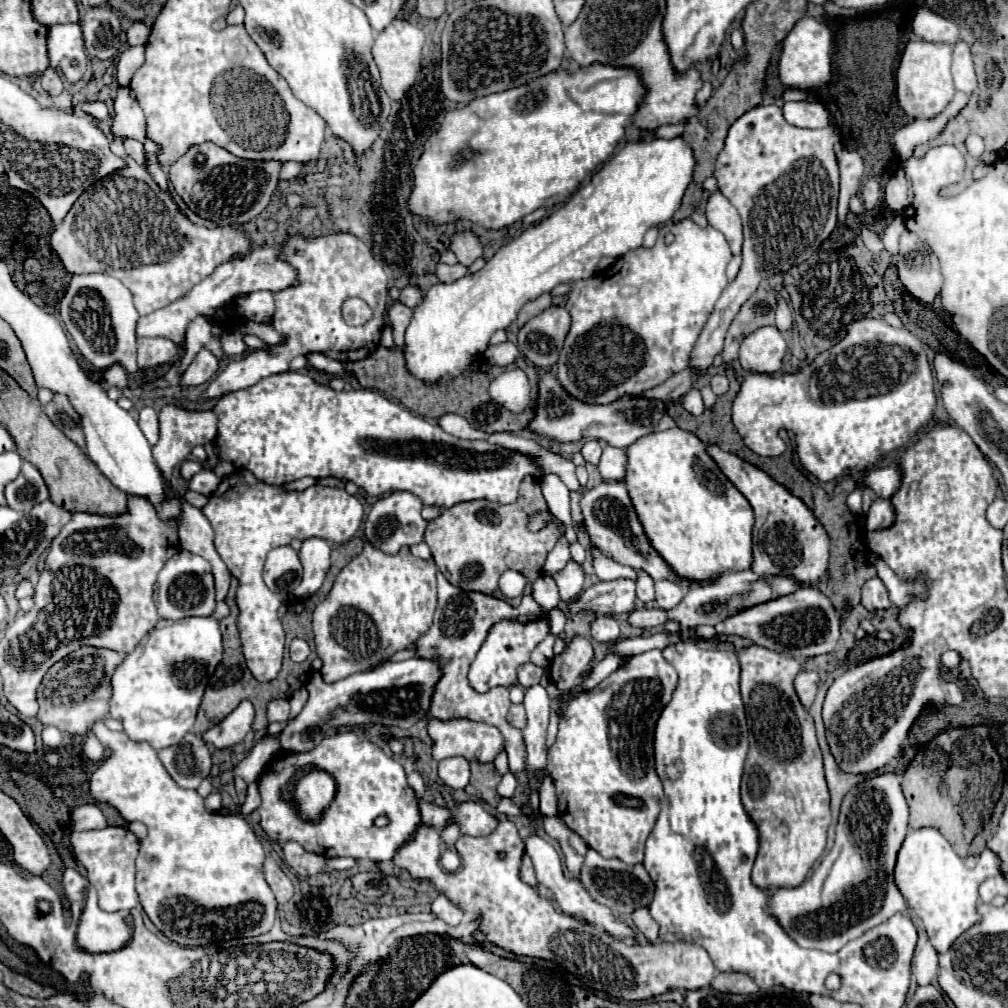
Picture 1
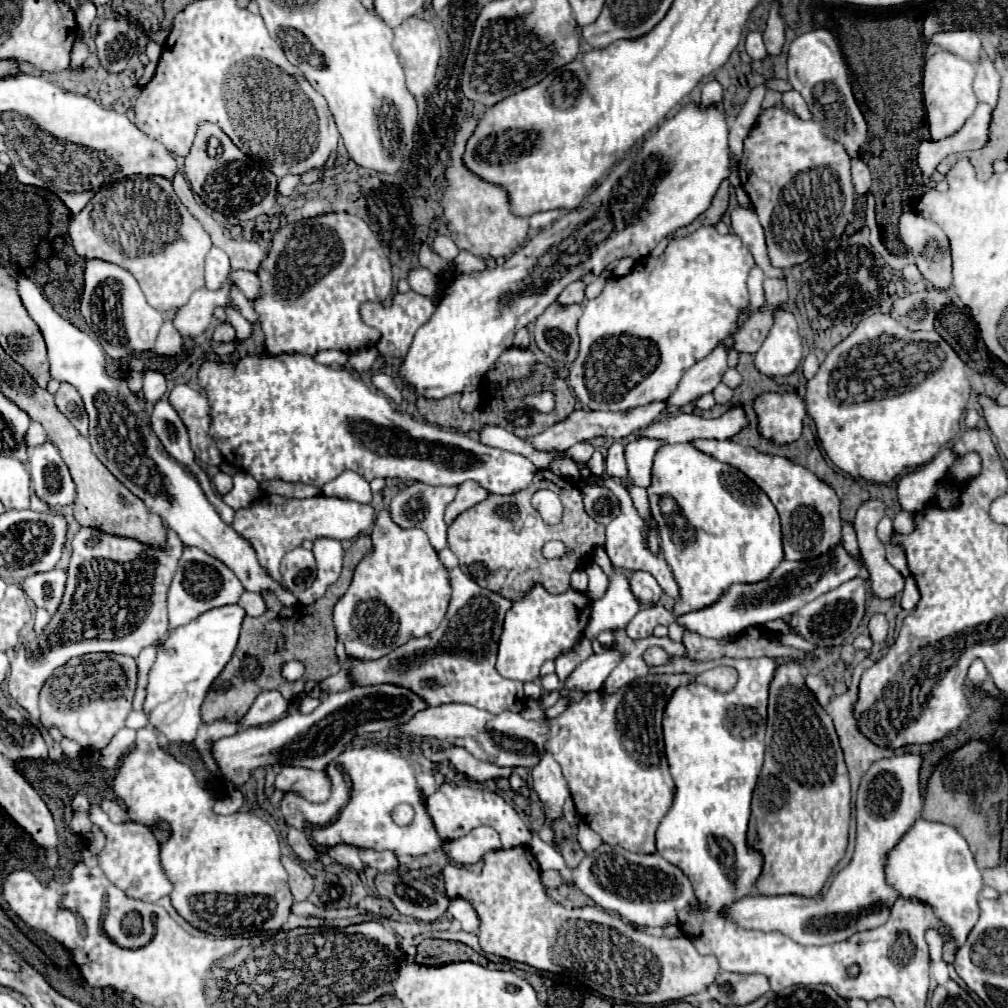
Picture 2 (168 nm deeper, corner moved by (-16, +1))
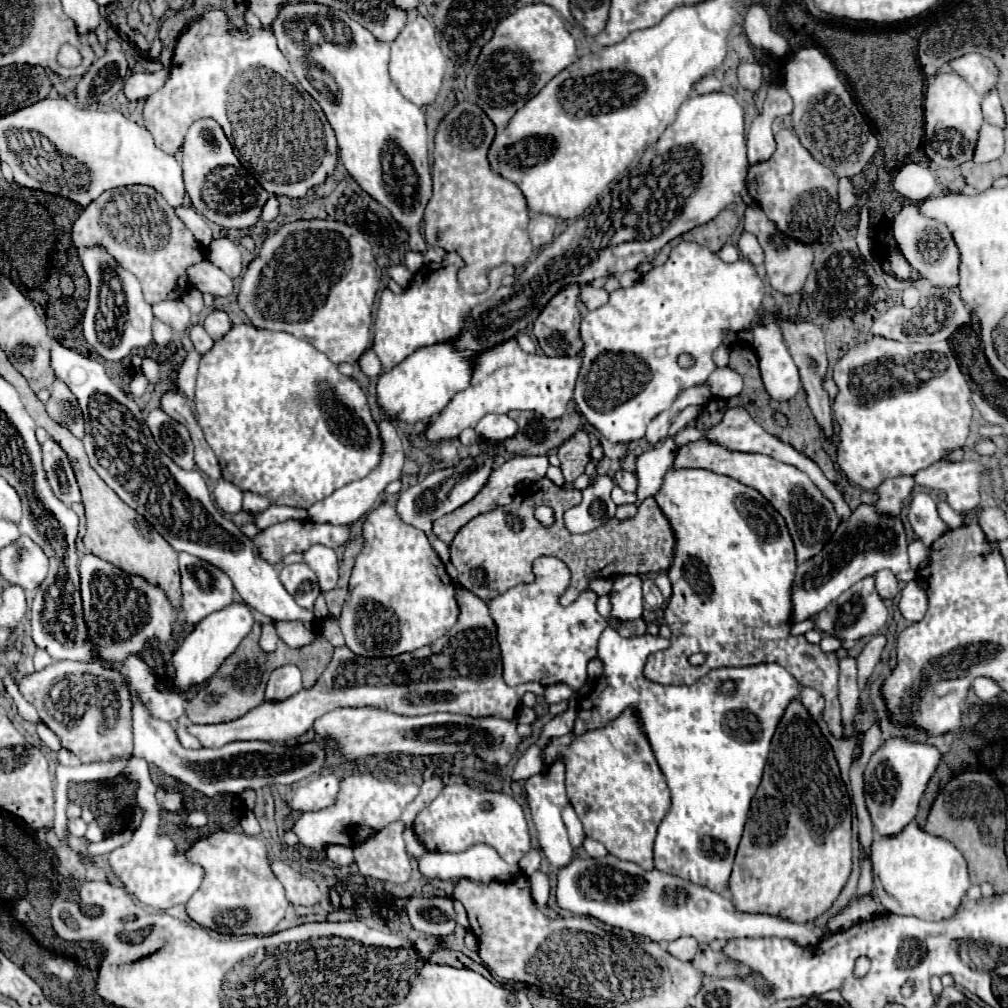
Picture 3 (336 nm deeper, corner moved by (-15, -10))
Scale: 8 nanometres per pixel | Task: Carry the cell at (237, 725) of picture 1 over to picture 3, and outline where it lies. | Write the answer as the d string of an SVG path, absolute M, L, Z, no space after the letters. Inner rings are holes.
M283 665L271 673L265 697L267 701L285 701L299 693L299 689L303 689L301 671L295 665Z

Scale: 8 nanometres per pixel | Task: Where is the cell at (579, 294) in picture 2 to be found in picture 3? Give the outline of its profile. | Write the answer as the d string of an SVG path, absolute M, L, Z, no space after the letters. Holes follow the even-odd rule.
M583 285L581 293L579 293L579 299L585 303L587 309L597 309L597 307L607 303L609 293L605 289L595 289L591 285Z

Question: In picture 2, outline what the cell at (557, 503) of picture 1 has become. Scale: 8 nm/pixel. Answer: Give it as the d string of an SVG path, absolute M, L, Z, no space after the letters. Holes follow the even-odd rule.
M604 548L594 550L594 562L606 572L610 578L608 592L604 598L592 602L592 618L588 620L588 630L584 636L594 640L600 632L604 630L616 630L616 628L626 628L626 624L632 620L632 616L640 610L640 602L630 590L630 582L624 574L614 572L610 558Z

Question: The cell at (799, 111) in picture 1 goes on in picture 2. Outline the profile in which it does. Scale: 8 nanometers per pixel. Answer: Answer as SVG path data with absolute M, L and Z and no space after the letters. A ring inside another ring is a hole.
M796 90L782 92L782 104L786 108L790 108L794 114L800 114L800 118L804 118L804 120L810 120L812 118L812 114L808 114L808 106L806 106L804 98Z

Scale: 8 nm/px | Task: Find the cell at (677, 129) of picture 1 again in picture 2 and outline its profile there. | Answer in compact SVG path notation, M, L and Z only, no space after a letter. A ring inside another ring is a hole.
M710 80L704 84L702 102L704 102L704 106L710 106L712 102L722 102L722 86L718 80Z

